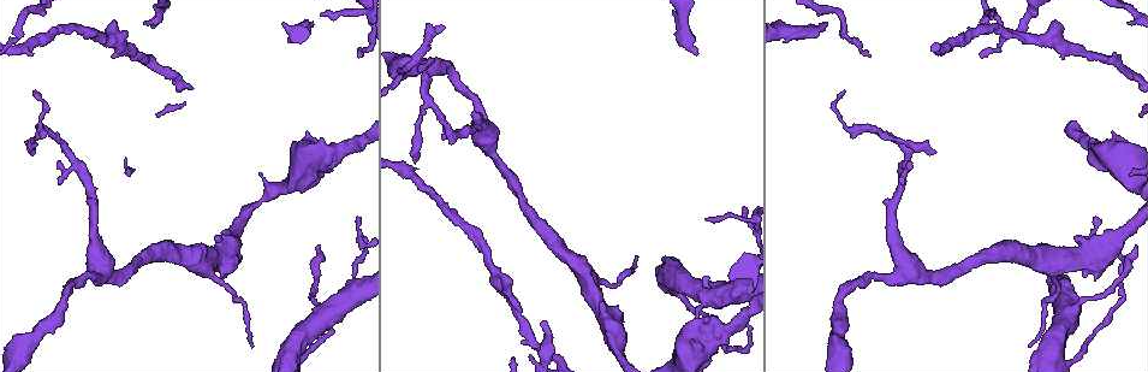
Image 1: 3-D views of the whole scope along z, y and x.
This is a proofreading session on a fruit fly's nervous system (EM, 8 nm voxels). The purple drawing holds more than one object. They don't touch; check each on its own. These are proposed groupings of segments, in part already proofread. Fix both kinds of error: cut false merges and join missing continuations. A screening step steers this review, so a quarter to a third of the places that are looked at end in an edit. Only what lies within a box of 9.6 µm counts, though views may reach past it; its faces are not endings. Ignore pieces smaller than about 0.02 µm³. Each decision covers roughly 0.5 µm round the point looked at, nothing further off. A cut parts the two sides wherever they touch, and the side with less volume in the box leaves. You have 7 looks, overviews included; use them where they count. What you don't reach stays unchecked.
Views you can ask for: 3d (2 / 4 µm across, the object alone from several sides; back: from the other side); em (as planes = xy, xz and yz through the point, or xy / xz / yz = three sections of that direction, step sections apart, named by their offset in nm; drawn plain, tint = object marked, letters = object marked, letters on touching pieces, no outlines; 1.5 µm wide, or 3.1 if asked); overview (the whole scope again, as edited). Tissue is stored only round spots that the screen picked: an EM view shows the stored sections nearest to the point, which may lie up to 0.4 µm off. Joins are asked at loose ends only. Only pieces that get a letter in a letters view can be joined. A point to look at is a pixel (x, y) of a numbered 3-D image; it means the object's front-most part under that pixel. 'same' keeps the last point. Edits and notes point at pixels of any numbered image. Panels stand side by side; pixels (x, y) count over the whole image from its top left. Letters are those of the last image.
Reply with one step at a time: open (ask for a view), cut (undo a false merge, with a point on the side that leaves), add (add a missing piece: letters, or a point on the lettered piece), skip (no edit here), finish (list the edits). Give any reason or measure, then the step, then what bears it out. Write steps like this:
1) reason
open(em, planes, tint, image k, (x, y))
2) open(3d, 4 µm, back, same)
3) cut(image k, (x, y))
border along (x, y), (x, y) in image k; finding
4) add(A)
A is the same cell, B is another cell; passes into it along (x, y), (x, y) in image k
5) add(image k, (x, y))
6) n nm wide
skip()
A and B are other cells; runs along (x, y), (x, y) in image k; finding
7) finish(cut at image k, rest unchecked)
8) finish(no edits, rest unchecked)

an open end
open(3d, 2 µm, image 1, (1064, 59))

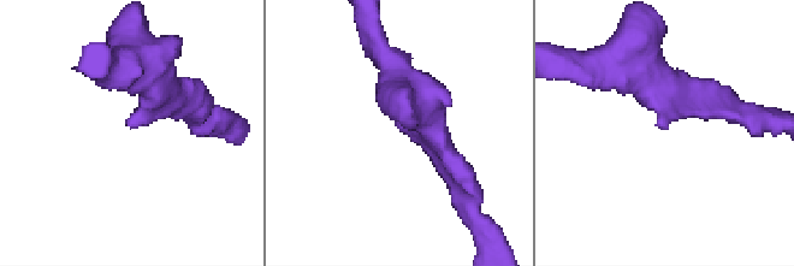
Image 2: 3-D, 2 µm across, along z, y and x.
need the tissue
open(em, xy, step 4, letters, image 2, (395, 125))

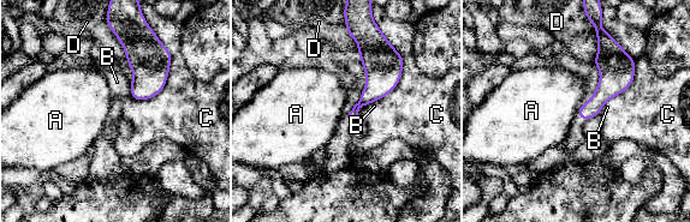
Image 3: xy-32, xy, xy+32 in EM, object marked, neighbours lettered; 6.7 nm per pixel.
another direction
open(em, planes, letters, same)

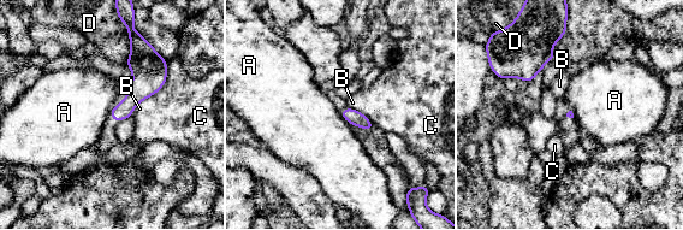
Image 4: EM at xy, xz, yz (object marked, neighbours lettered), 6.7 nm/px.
skip()
A, B, C and D are other cells; border along (339, 112), (354, 125) in image 4; none of them fits

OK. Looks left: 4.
abrupt turn
open(em, yz, step 4, tint, image 1, (590, 285))

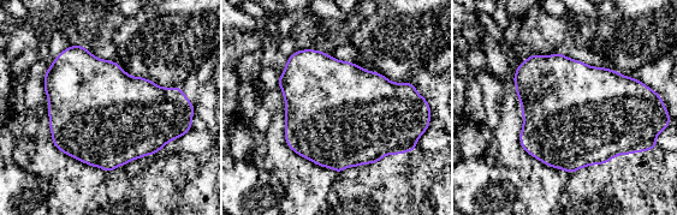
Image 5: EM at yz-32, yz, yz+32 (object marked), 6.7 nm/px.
open(em, yz, step 4, letters, same)

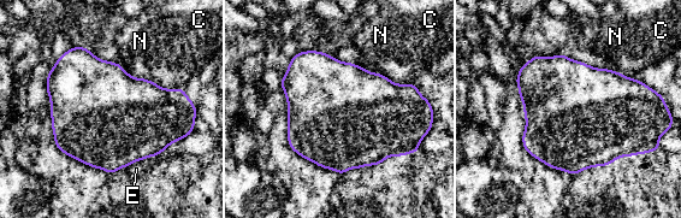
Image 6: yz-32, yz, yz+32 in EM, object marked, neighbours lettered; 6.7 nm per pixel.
600 nm wide
skip()
C, E and N are other cells; border along (117, 62), (130, 75), (155, 82) in image 6; continuous, no second neuron

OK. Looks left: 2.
open(3d, 4 µm, image 1, (58, 161))

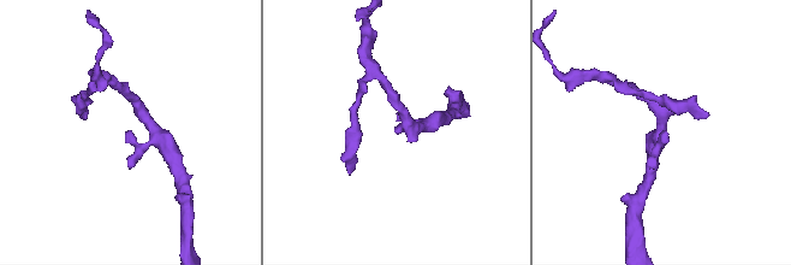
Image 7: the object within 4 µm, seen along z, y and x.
now the EM
open(em, planes, letters, image 7, (398, 131))

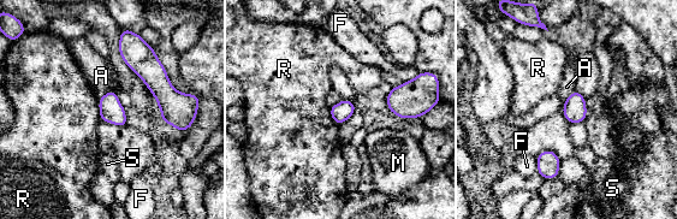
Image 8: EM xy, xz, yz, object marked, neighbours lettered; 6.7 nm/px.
skip()
A, F, M, R and S are other cells; border along (98, 99), (99, 118), (101, 120) in image 8; none of them fits

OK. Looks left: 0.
finish(no edits, rest unchecked)

